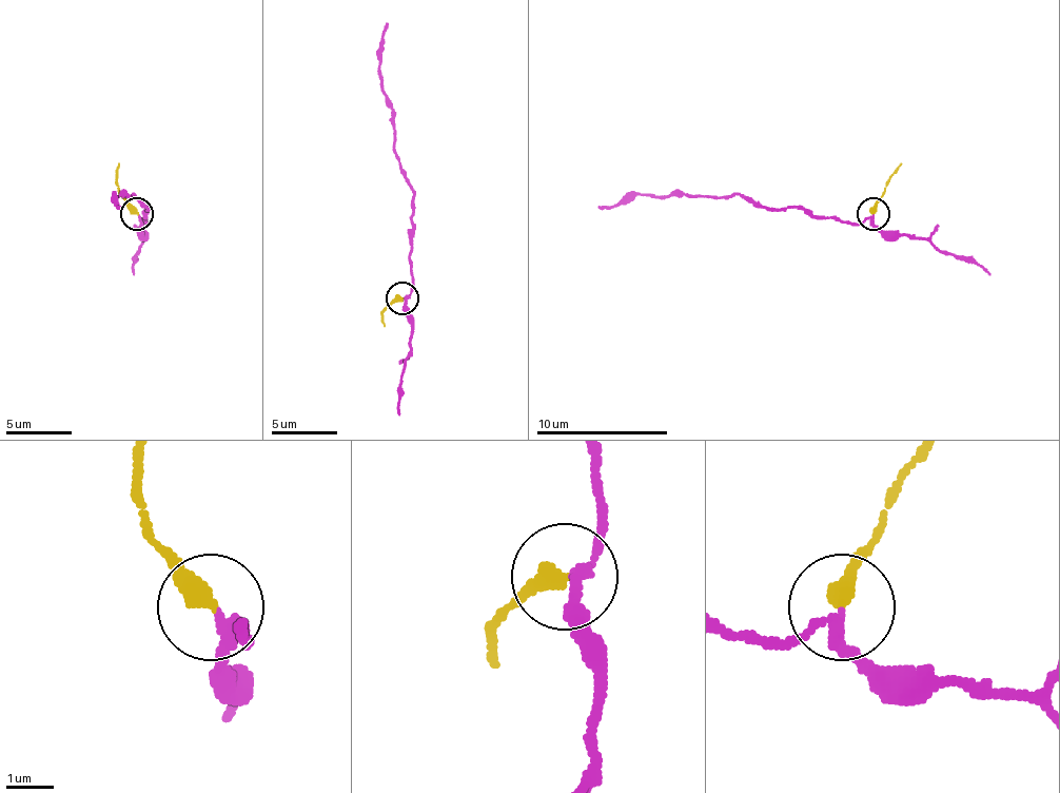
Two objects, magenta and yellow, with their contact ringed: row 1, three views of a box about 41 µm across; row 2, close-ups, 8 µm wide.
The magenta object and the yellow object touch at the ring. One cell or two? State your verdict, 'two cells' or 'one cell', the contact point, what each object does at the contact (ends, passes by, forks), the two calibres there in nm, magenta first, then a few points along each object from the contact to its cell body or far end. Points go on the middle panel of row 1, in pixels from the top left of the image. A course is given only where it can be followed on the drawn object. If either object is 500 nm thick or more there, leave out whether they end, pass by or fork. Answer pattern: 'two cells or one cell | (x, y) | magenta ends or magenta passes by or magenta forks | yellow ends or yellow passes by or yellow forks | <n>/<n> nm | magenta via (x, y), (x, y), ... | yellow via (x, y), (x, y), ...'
two cells | (403, 298) | magenta passes by | yellow ends | 190/400 nm | magenta via (405, 298), (411, 286), (411, 190), (401, 167), (395, 111), (378, 72), (378, 52), (388, 22) | yellow via (401, 298), (381, 312), (385, 325)

